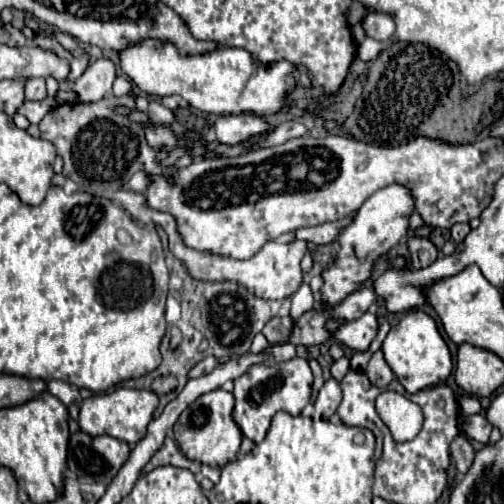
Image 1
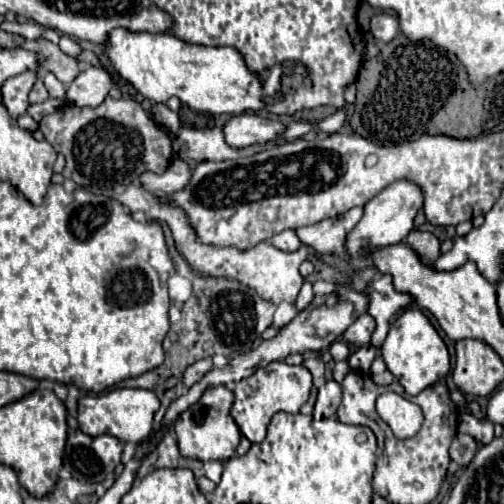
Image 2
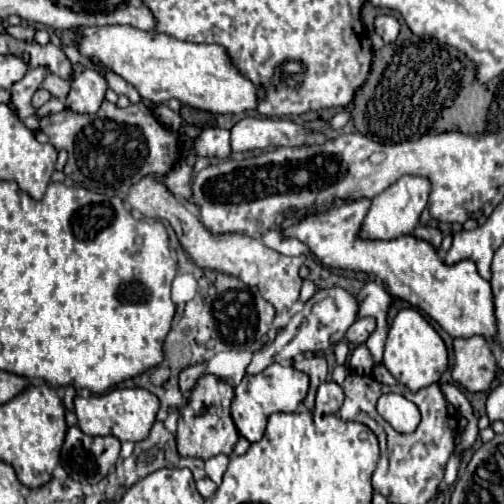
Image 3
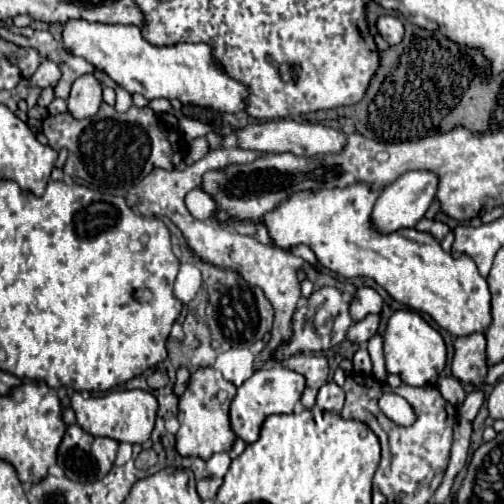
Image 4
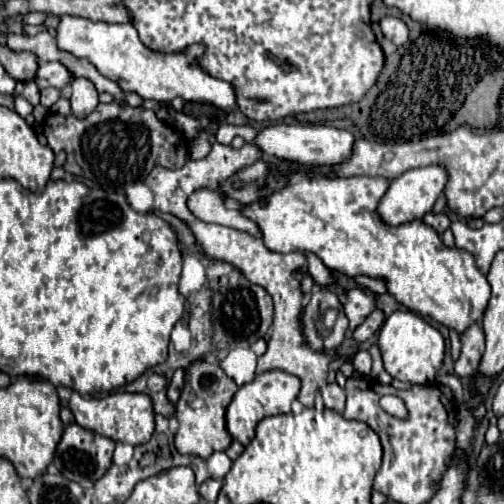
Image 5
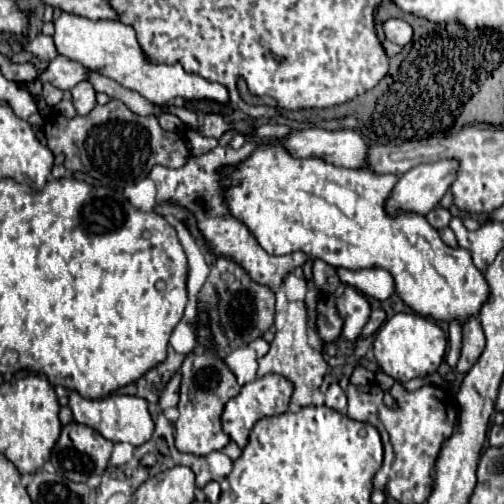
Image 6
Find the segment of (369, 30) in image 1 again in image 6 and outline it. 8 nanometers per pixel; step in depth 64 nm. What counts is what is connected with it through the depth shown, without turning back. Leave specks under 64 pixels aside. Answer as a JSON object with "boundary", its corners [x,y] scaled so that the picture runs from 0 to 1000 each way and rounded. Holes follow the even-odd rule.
{"boundary":[[[774,36],[762,44],[762,67],[790,91],[806,91],[817,75],[817,52],[794,36]]]}

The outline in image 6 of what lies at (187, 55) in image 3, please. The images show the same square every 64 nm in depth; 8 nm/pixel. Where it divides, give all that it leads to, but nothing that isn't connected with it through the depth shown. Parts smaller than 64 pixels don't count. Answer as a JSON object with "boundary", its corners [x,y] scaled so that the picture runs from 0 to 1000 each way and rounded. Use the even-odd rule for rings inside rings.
{"boundary":[[[123,28],[115,40],[107,40],[107,52],[111,52],[107,83],[111,83],[115,107],[167,127],[179,139],[194,139],[198,147],[230,159],[254,179],[270,179],[294,202],[325,206],[345,198],[349,190],[361,190],[365,198],[425,198],[437,206],[448,206],[456,198],[452,175],[444,175],[433,163],[417,163],[393,147],[369,143],[357,123],[349,127],[298,123],[282,103],[262,52],[250,52],[242,44],[222,44],[222,40],[183,44],[175,36],[147,32],[147,28]]]}

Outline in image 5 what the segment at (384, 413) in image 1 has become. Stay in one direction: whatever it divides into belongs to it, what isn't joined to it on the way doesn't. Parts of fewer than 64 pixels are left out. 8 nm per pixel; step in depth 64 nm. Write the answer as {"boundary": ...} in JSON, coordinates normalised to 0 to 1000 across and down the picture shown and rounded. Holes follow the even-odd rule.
{"boundary":[[[758,786],[758,790],[754,790],[754,806],[758,806],[774,825],[786,825],[786,829],[794,829],[794,833],[810,825],[810,813],[806,813],[802,794],[794,794],[790,786]]]}

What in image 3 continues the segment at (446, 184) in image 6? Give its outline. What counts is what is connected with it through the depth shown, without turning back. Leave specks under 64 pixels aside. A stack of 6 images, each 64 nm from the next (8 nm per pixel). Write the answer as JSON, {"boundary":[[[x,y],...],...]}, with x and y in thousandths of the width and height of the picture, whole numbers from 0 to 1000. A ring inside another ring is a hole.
{"boundary":[[[798,349],[790,361],[770,369],[762,381],[754,381],[738,405],[734,417],[714,448],[710,468],[718,476],[782,476],[802,464],[813,464],[821,448],[829,444],[833,421],[849,405],[849,385],[853,385],[853,361],[833,349]]]}

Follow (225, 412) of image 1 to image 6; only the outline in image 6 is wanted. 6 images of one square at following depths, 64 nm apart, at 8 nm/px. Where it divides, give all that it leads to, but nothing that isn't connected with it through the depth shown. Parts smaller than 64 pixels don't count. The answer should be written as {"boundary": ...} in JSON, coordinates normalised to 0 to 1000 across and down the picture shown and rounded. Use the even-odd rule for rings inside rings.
{"boundary":[[[401,619],[397,623],[397,655],[393,655],[393,683],[397,690],[389,698],[377,698],[357,730],[361,738],[361,766],[357,766],[357,798],[353,798],[353,833],[349,833],[349,889],[357,897],[373,897],[373,901],[389,901],[389,905],[413,905],[417,897],[425,893],[440,893],[452,877],[456,877],[456,865],[444,861],[440,853],[440,837],[437,837],[437,825],[440,825],[440,813],[448,806],[448,798],[468,786],[476,778],[476,766],[464,750],[464,742],[448,730],[444,714],[433,710],[433,706],[421,706],[417,702],[417,663],[409,655],[409,623]]]}

